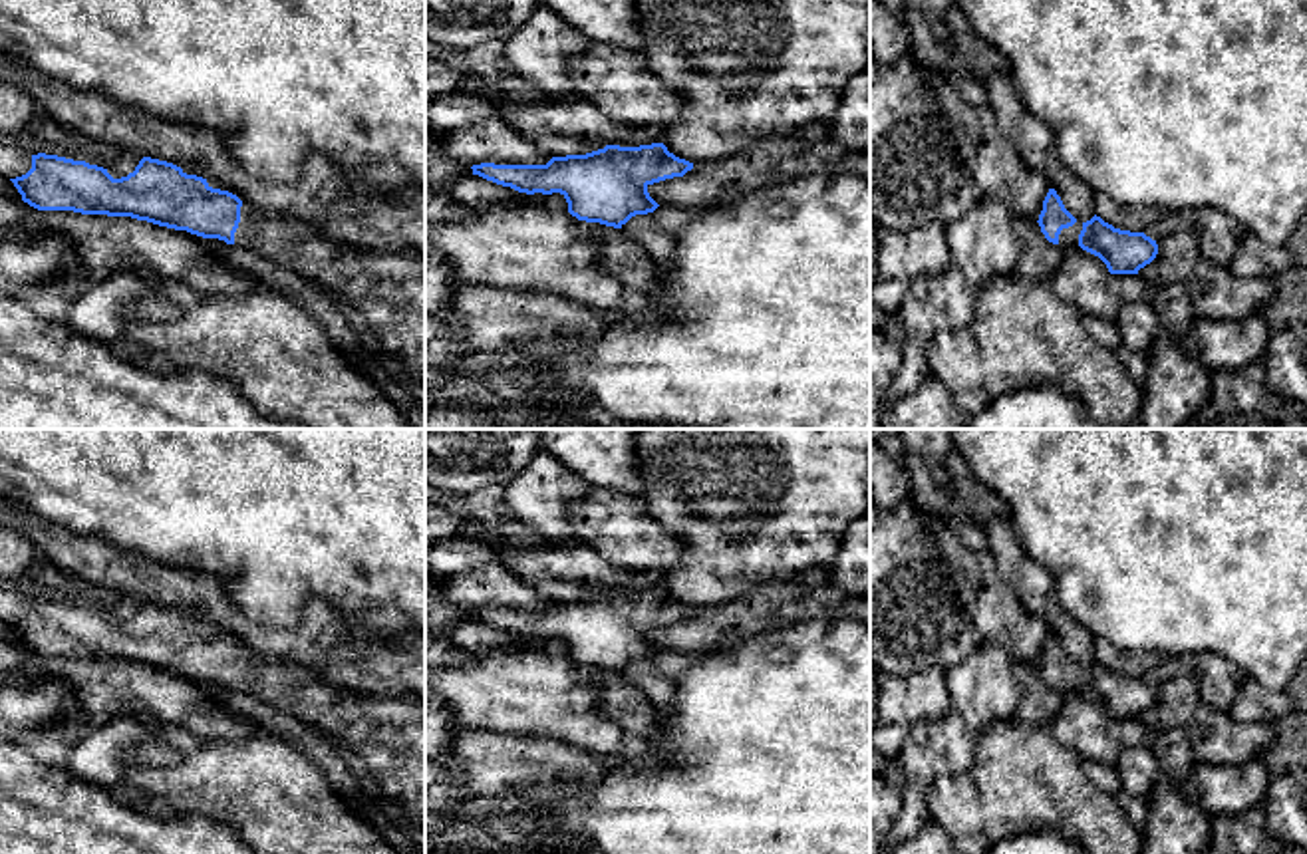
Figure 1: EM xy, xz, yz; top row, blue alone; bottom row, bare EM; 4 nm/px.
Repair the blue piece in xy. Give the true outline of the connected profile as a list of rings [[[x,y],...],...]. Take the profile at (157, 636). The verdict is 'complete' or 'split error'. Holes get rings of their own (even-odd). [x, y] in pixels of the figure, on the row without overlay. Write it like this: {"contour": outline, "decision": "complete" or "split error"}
{"contour": [[[38,598],[32,600],[32,614],[10,626],[22,645],[38,655],[131,661],[254,695],[352,749],[369,767],[385,800],[397,802],[409,822],[425,828],[425,705],[417,699],[381,699],[334,689],[306,667],[260,657],[236,640],[213,634],[207,624],[187,620],[181,612],[151,602],[143,602],[127,622],[113,624],[103,612]]], "decision": "split error"}

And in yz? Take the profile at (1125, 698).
{"contour": [[[1049,634],[1037,667],[1049,687],[1063,693],[1081,691],[1098,701],[1110,719],[1138,719],[1158,699],[1156,685],[1144,677],[1114,673],[1096,659],[1079,667],[1055,634]]], "decision": "split error"}

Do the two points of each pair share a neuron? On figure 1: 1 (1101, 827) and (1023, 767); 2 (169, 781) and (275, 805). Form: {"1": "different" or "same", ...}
{"1": "same", "2": "same"}

